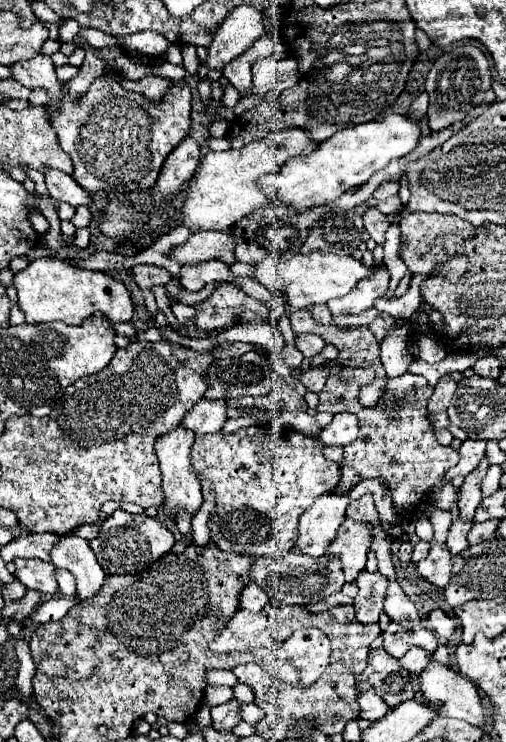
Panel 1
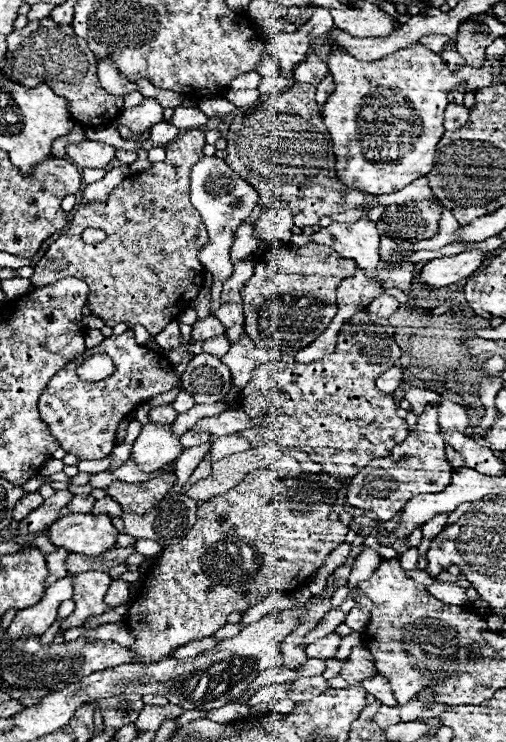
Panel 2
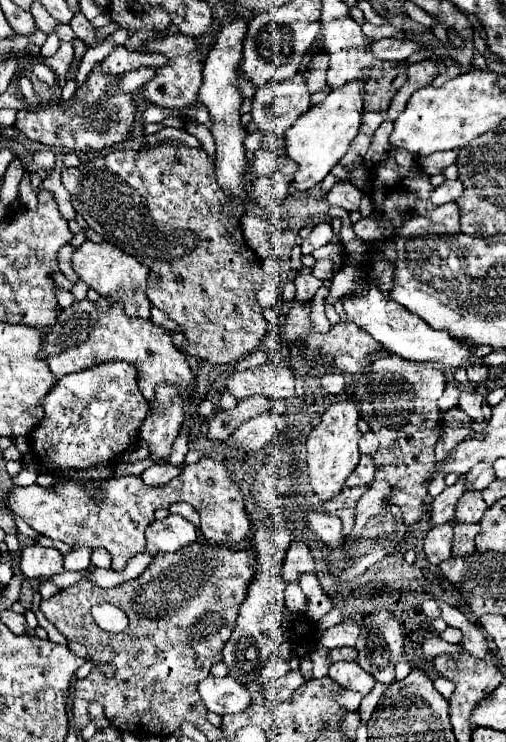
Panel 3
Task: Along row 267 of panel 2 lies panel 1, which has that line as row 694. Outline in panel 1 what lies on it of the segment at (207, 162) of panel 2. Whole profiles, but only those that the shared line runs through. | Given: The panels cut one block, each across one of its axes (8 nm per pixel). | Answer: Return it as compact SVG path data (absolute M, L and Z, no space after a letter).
M206 686L204 688L204 702L212 708L218 704L224 704L232 698L232 688L228 686Z

